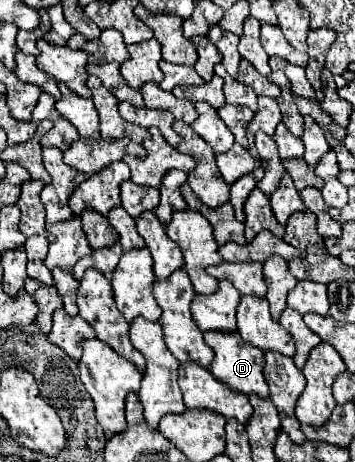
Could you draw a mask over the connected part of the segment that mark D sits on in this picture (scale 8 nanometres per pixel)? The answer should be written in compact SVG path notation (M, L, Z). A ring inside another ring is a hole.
M207 331L205 333L205 341L207 345L213 349L215 359L209 365L209 371L213 373L215 379L221 379L223 383L227 383L227 387L231 387L237 393L243 395L259 395L263 399L269 397L269 387L263 379L263 365L265 365L265 353L257 347L251 347L249 343L245 343L239 333L219 333L219 331Z

